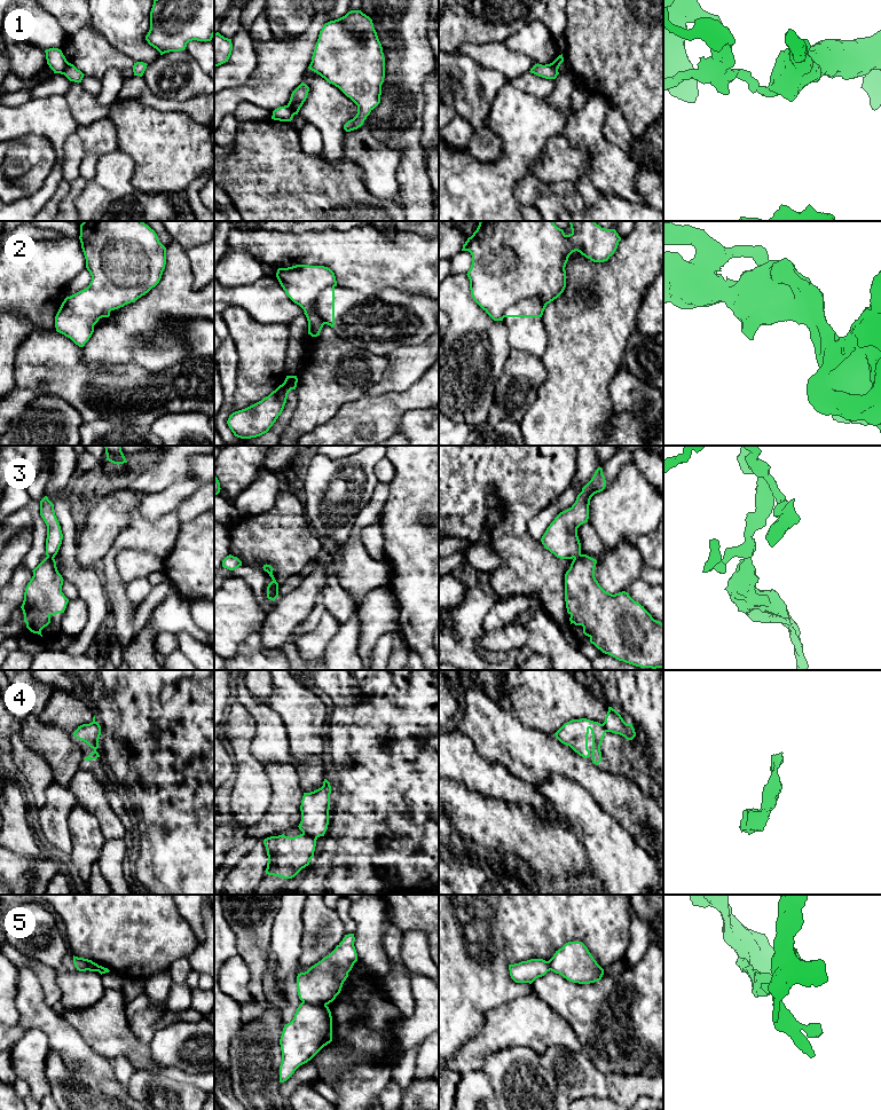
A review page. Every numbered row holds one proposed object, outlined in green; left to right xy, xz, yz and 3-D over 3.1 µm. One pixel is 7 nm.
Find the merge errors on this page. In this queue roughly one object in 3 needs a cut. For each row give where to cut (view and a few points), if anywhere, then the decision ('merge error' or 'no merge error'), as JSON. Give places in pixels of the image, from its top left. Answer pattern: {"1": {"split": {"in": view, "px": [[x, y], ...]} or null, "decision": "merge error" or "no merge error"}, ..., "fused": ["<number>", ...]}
{"1": {"split": {"in": "xy", "px": [[69, 63], [62, 73]]}, "decision": "merge error"}, "2": {"split": {"in": "yz", "px": [[545, 306], [537, 297], [522, 298], [511, 305], [503, 316]]}, "decision": "merge error"}, "3": {"split": {"in": "xy", "px": [[46, 557], [53, 558]]}, "decision": "merge error"}, "4": {"split": {"in": "xz", "px": [[303, 832], [316, 837]]}, "decision": "merge error"}, "5": {"split": {"in": "xz", "px": [[303, 1001], [325, 1006]]}, "decision": "merge error"}, "fused": ["1", "2", "3", "4", "5"]}

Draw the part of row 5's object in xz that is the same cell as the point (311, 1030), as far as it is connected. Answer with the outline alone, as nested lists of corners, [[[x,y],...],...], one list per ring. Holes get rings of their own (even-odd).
[[[301,1002],[293,1020],[285,1024],[280,1039],[282,1063],[280,1083],[286,1081],[302,1064],[310,1061],[324,1046],[332,1041],[332,1016],[328,1006]]]

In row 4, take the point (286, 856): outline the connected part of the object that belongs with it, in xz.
[[[304,833],[294,837],[282,834],[265,839],[268,856],[266,874],[282,879],[294,877],[309,865],[314,857],[316,840],[316,836]]]

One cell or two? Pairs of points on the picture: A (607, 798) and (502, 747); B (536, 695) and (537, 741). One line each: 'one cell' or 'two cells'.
A: one cell
B: two cells

